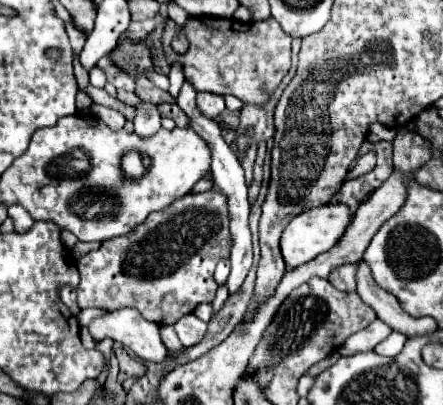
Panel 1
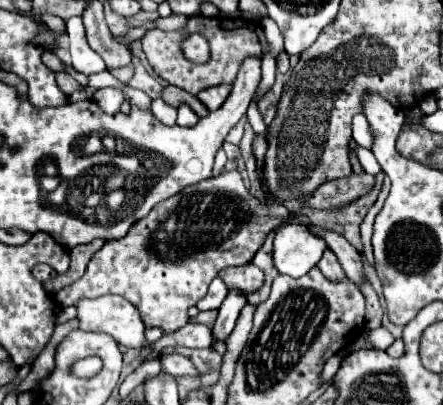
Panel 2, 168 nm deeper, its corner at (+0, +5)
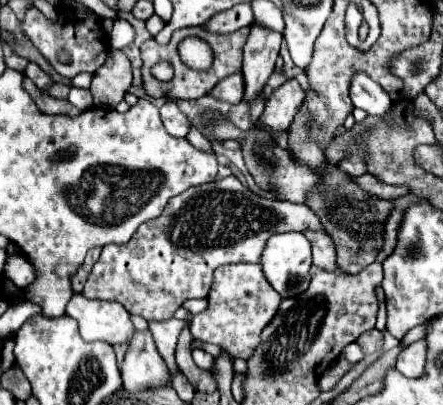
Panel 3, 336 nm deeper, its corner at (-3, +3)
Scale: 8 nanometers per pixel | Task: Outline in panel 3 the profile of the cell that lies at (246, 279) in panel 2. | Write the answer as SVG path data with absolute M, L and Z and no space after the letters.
M229 264L217 268L207 299L207 310L193 316L193 338L217 344L235 358L243 360L253 356L257 342L261 342L261 330L273 320L273 314L277 314L277 306L281 304L281 296L277 296L263 278L259 264Z

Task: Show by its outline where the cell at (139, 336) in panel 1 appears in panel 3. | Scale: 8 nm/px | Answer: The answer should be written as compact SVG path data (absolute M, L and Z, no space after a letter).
M75 294L67 304L67 316L79 322L83 340L103 340L107 344L125 344L133 334L129 312L119 302L89 300Z

